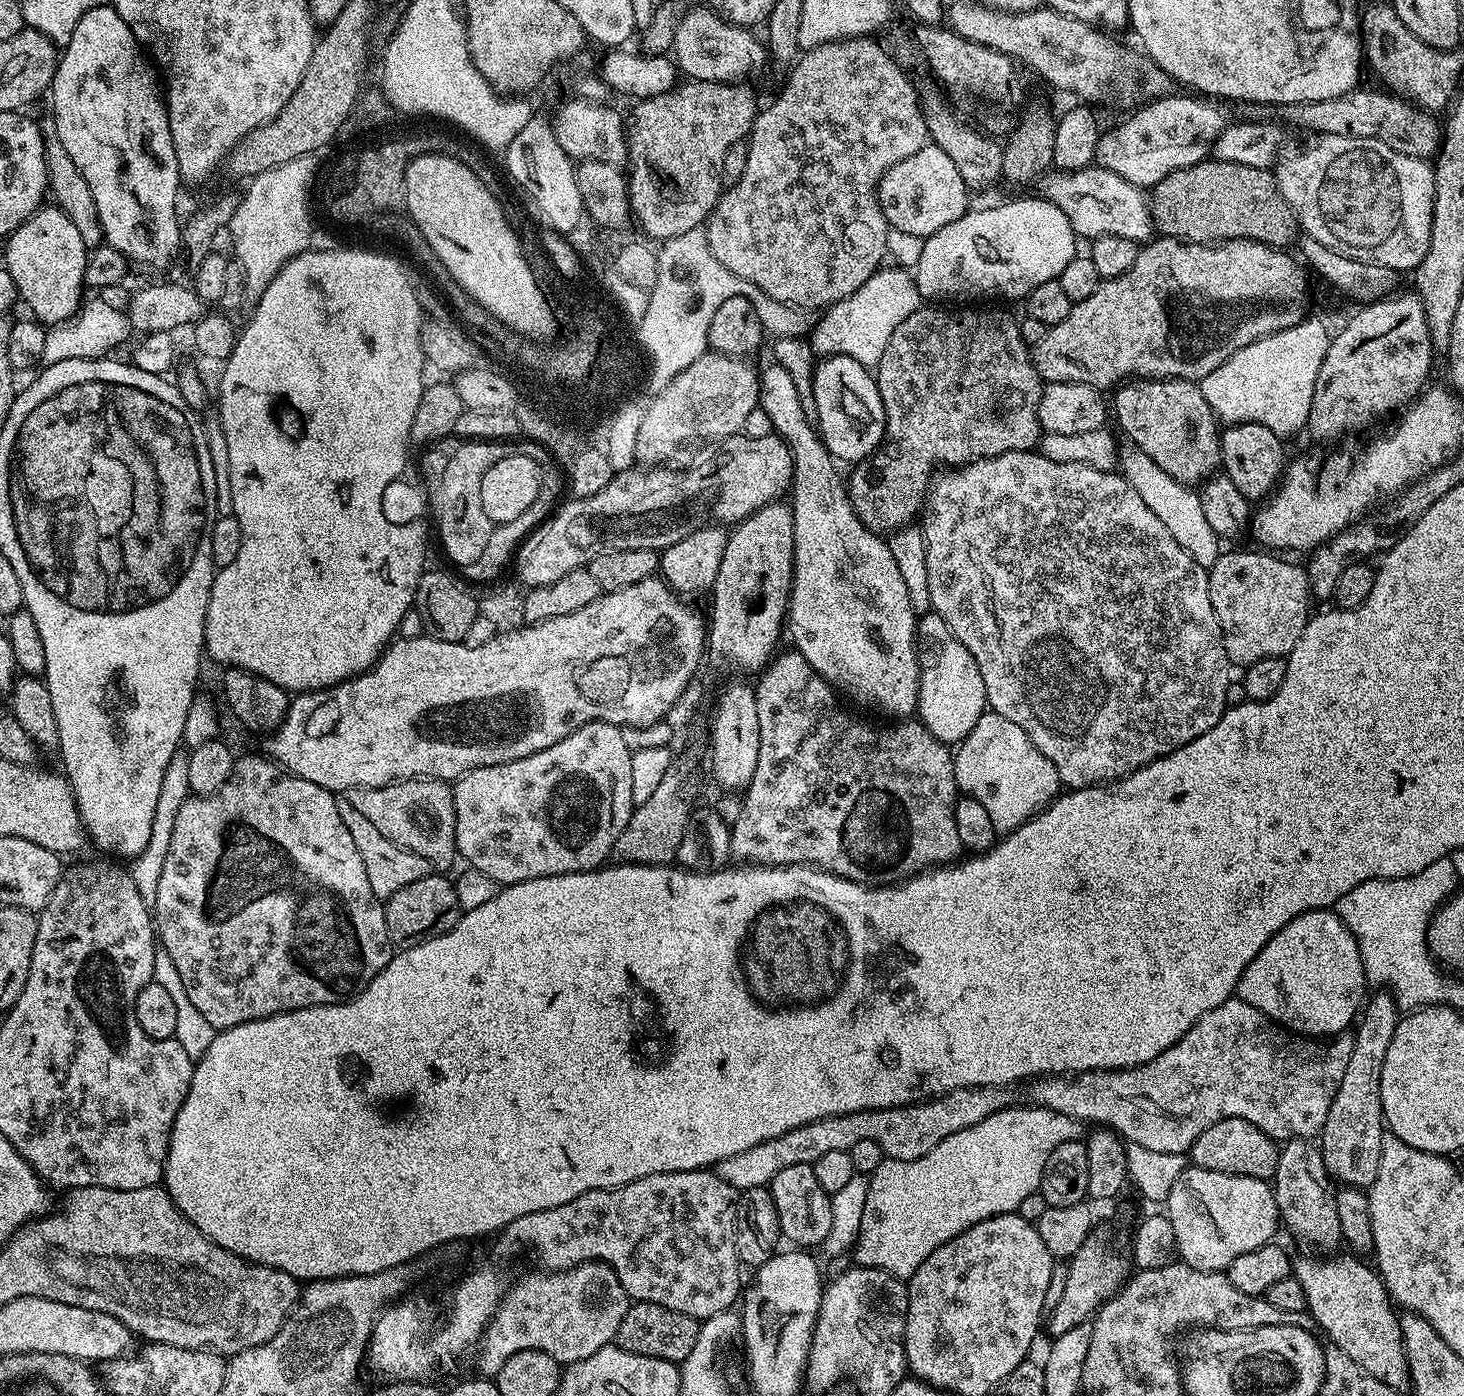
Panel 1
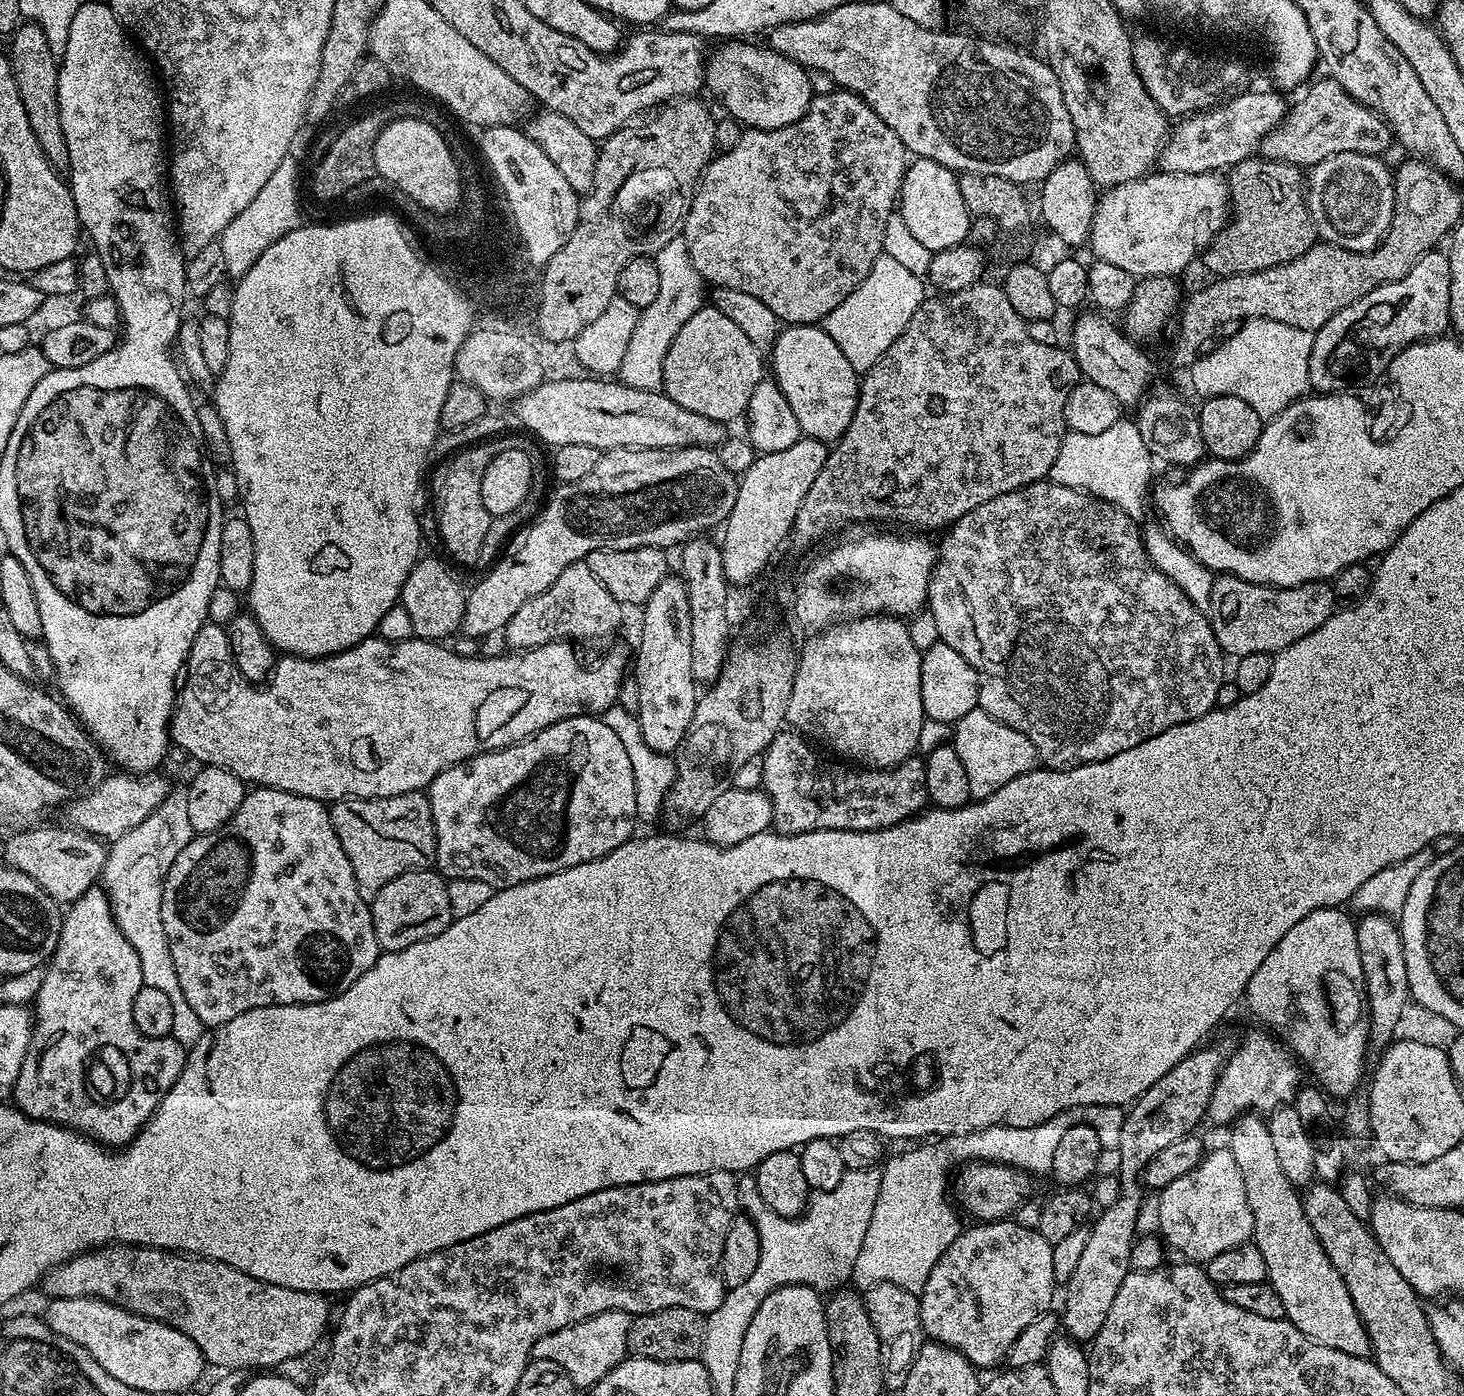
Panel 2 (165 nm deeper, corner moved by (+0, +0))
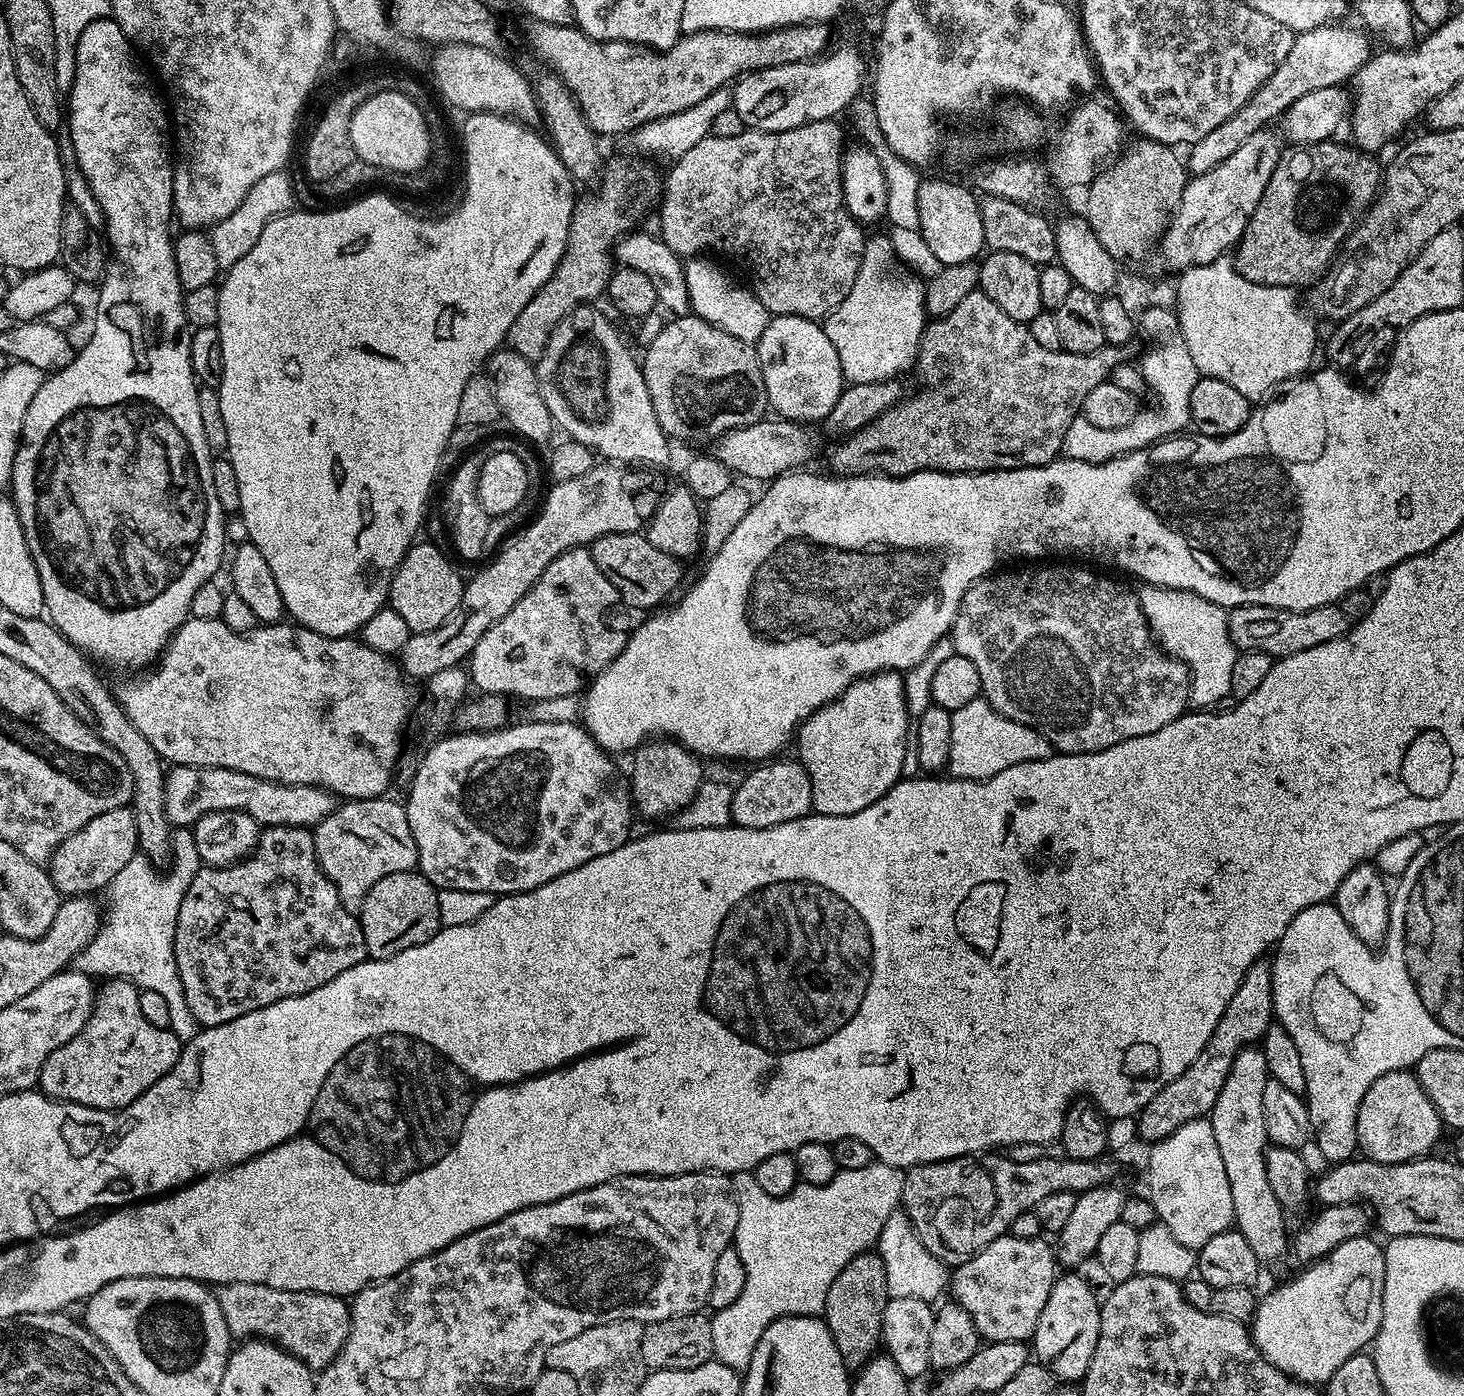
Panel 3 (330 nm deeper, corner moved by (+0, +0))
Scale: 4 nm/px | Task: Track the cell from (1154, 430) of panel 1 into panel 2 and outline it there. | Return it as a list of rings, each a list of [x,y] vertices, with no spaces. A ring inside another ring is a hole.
[[[1081,311],[1081,316],[1072,324],[1070,351],[1080,368],[1081,377],[1089,384],[1102,386],[1102,390],[1110,390],[1110,394],[1114,394],[1122,406],[1139,405],[1149,395],[1153,387],[1152,379],[1156,376],[1151,358],[1140,349],[1143,347],[1133,337],[1125,334],[1117,325],[1116,329],[1108,321],[1111,319],[1105,318],[1099,311],[1091,311]]]

